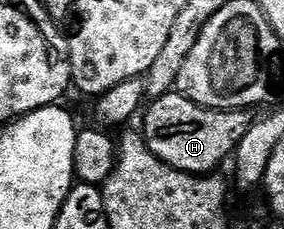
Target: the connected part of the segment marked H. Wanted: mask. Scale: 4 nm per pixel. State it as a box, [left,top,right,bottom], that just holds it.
[140,91,252,175]

